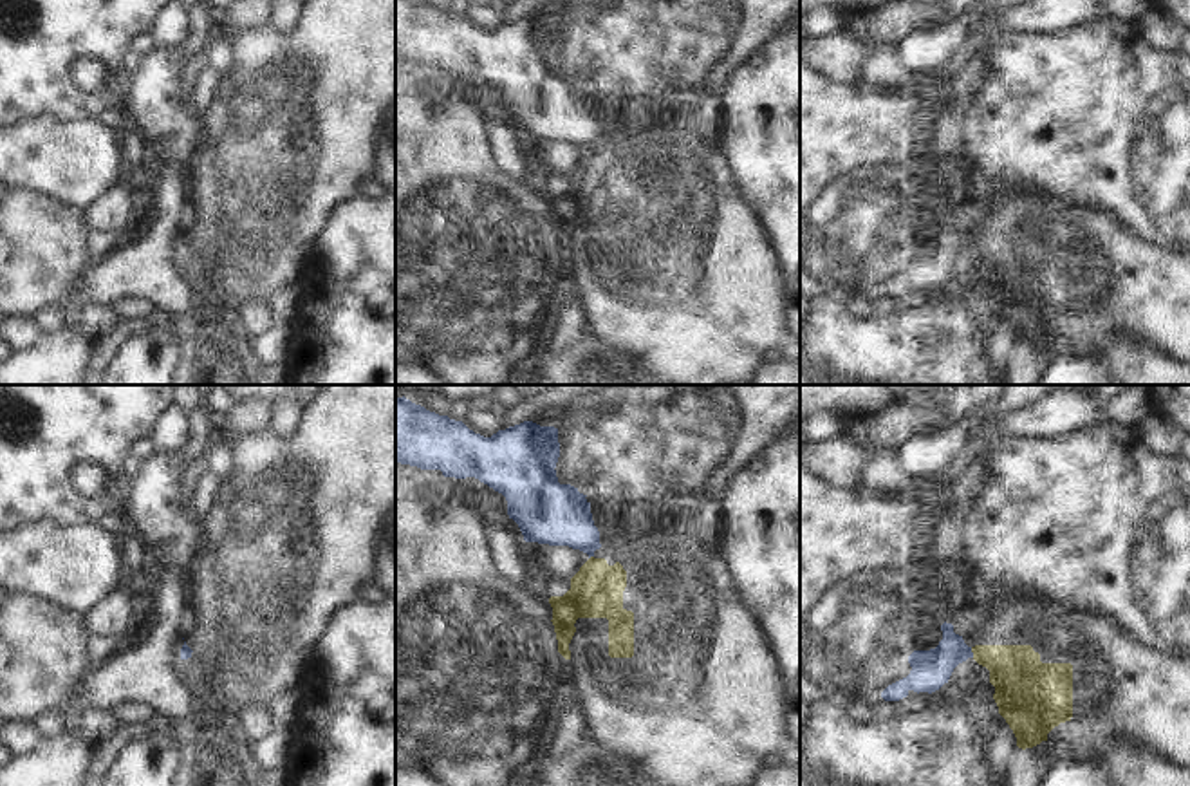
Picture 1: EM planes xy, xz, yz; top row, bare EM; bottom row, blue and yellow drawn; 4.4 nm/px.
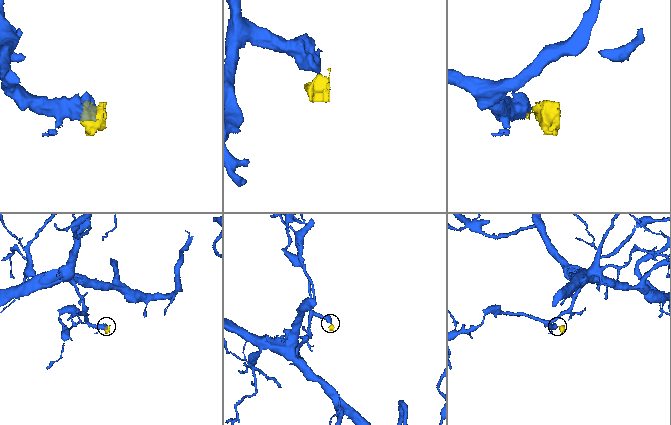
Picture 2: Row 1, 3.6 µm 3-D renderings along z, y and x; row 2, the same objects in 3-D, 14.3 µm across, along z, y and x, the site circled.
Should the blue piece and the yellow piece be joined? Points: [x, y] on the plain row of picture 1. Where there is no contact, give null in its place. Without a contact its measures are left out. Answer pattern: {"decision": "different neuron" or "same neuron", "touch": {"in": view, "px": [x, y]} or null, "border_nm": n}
{"decision": "different neuron", "touch": {"in": "yz", "px": [972, 248]}, "border_nm": 50}

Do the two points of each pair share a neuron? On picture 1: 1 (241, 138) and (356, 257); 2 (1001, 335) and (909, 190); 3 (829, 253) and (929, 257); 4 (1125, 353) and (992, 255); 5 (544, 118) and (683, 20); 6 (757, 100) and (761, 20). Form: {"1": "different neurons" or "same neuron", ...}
{"1": "different neurons", "2": "different neurons", "3": "same neuron", "4": "different neurons", "5": "same neuron", "6": "different neurons"}

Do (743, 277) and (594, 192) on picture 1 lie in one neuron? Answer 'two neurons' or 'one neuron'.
one neuron

